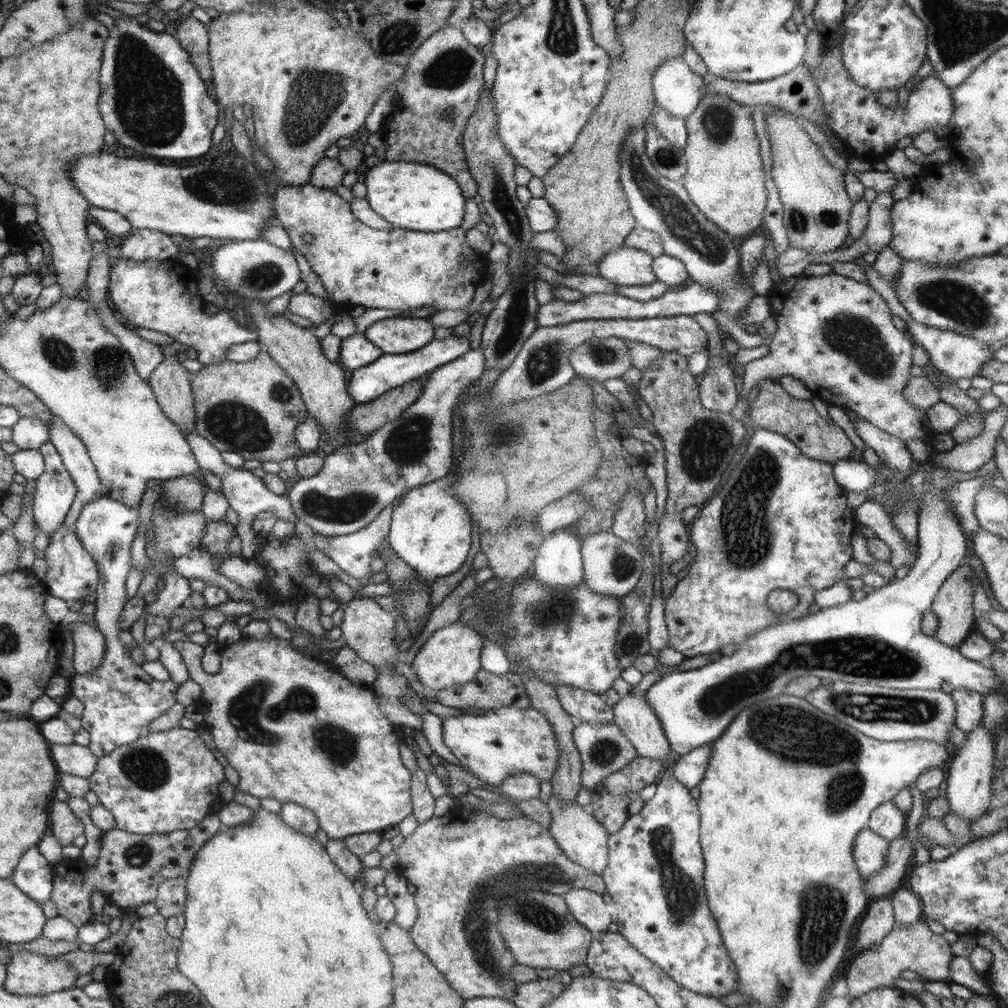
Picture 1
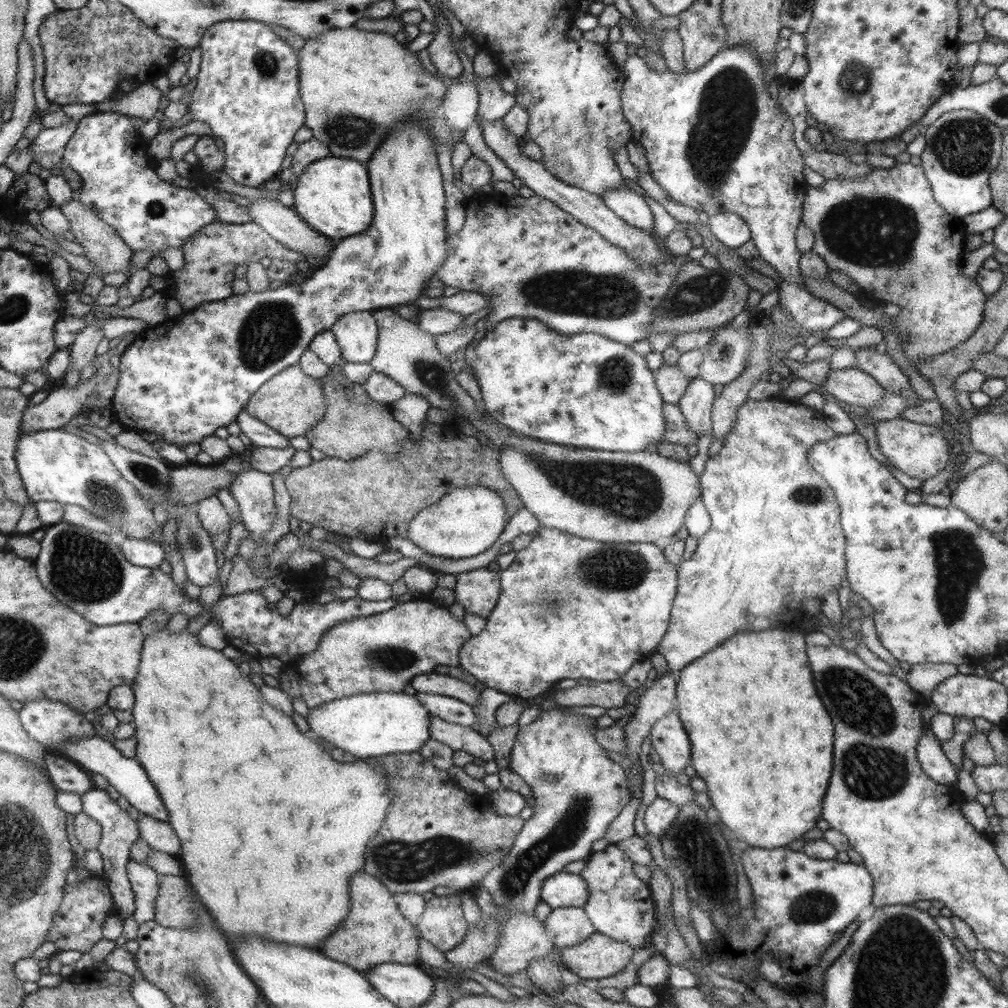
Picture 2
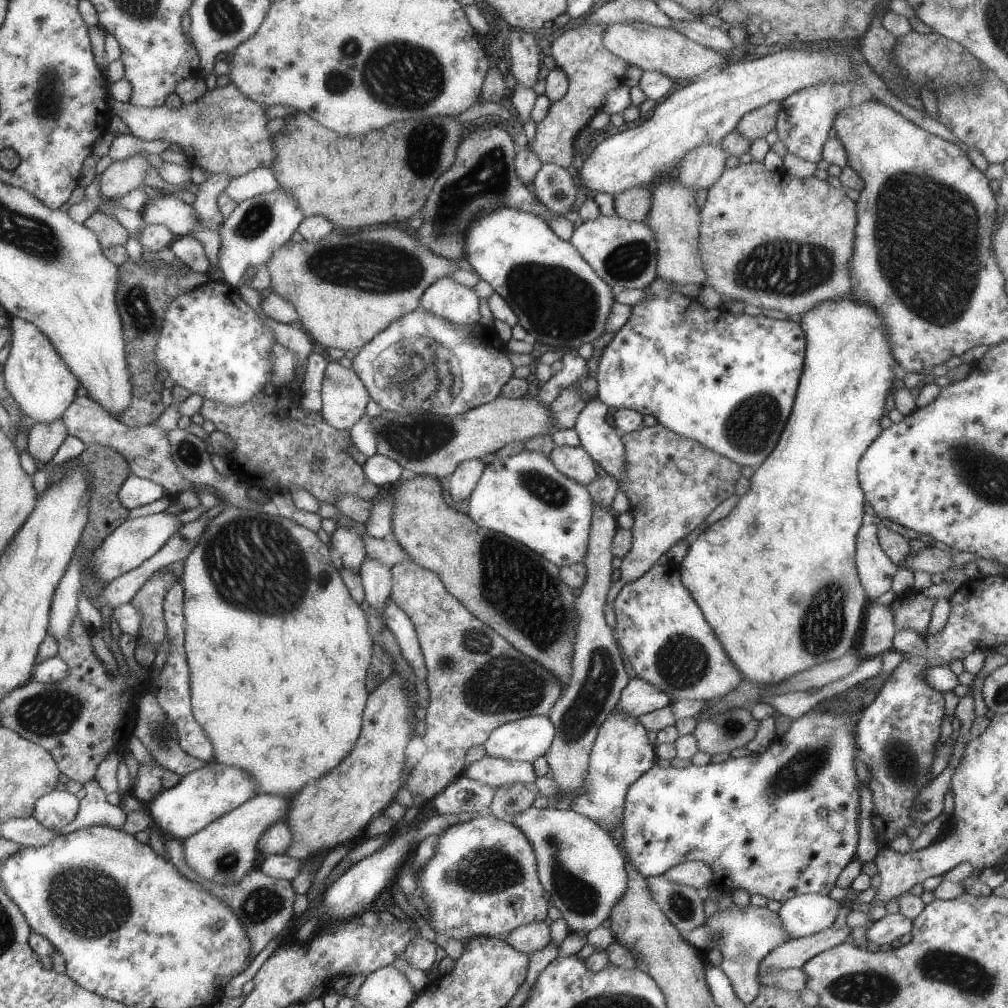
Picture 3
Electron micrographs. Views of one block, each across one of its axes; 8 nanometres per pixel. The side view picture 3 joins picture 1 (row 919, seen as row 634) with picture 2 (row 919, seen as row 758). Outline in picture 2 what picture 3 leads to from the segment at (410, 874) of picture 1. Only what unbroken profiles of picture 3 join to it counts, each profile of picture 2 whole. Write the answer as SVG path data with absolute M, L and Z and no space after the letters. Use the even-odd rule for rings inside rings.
M433 896L425 902L423 916L415 924L423 940L443 954L455 948L469 928L459 904L459 896Z

